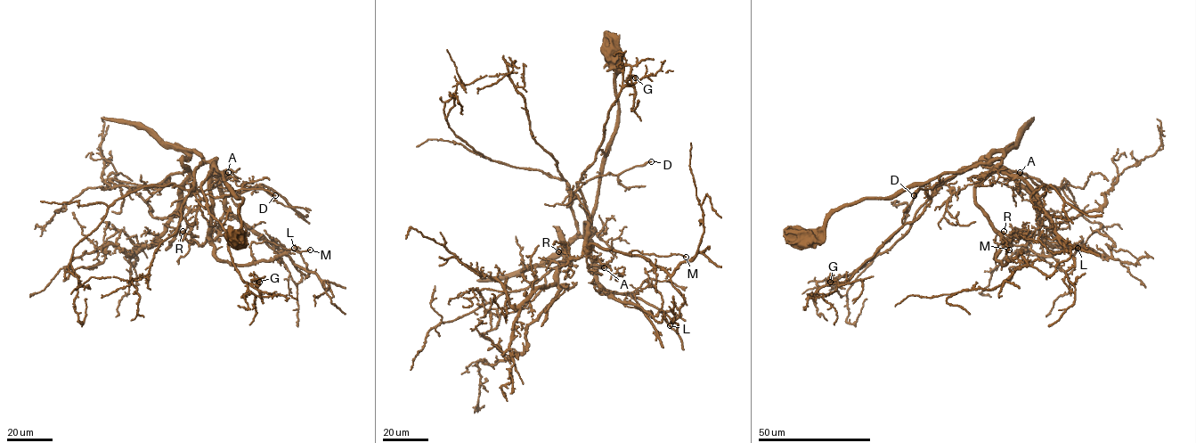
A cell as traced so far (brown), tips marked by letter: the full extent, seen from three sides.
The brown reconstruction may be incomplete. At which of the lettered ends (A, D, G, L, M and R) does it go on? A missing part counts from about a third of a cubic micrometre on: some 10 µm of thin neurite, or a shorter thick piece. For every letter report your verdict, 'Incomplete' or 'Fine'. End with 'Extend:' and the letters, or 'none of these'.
A: Incomplete
D: Incomplete
G: Fine
L: Fine
M: Fine
R: Fine
Extend: A, D

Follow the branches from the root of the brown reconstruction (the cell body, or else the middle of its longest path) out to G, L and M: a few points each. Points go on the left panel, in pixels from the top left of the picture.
G: (236, 239), (242, 200), (213, 167), (201, 185), (207, 211), (226, 234), (240, 277), (248, 283), (259, 282)
L: (236, 239), (242, 200), (215, 159), (214, 253), (237, 264), (286, 255), (307, 275), (294, 248)
M: (236, 239), (242, 200), (215, 159), (210, 241), (218, 258), (251, 263), (250, 244), (264, 241), (310, 250)

